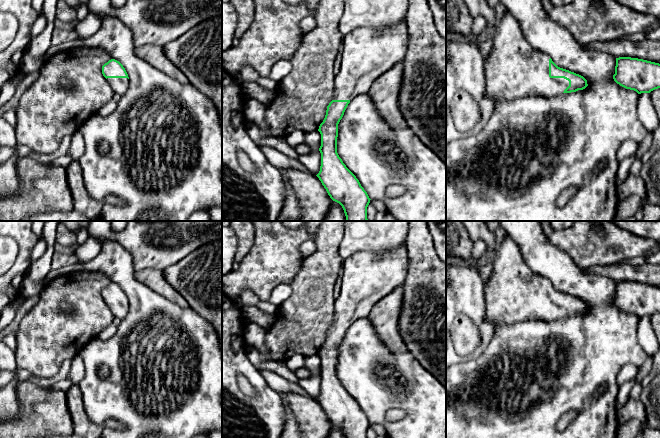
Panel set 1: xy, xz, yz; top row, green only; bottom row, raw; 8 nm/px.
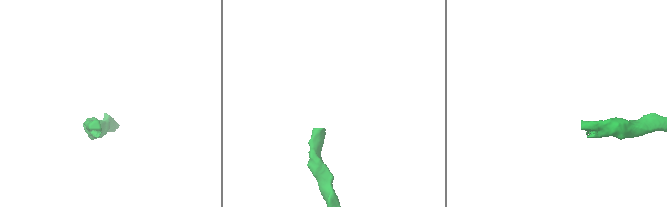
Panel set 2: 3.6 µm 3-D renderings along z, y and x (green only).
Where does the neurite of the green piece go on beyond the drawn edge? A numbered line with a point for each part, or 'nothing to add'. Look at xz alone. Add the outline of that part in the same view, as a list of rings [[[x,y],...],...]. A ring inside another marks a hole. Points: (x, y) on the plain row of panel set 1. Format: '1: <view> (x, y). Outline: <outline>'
1: xz (366, 277). Outline: [[[405,245],[389,250],[385,256],[369,251],[360,251],[343,260],[340,295],[335,299],[333,324],[352,324],[356,319],[367,317],[373,306],[398,286],[403,285],[408,271],[408,256]]]

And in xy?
1: xy (119, 309). Outline: [[[107,302],[106,304],[114,317],[119,318],[120,320],[122,320],[129,311],[128,302]]]

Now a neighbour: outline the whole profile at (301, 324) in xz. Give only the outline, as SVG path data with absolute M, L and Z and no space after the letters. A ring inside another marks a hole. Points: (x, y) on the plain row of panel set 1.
M321 221L314 239L316 251L304 259L300 270L290 282L291 295L278 306L275 322L266 330L264 343L271 360L285 363L296 354L305 357L317 355L323 346L327 330L334 319L333 290L343 267L339 244L344 231L344 221Z

